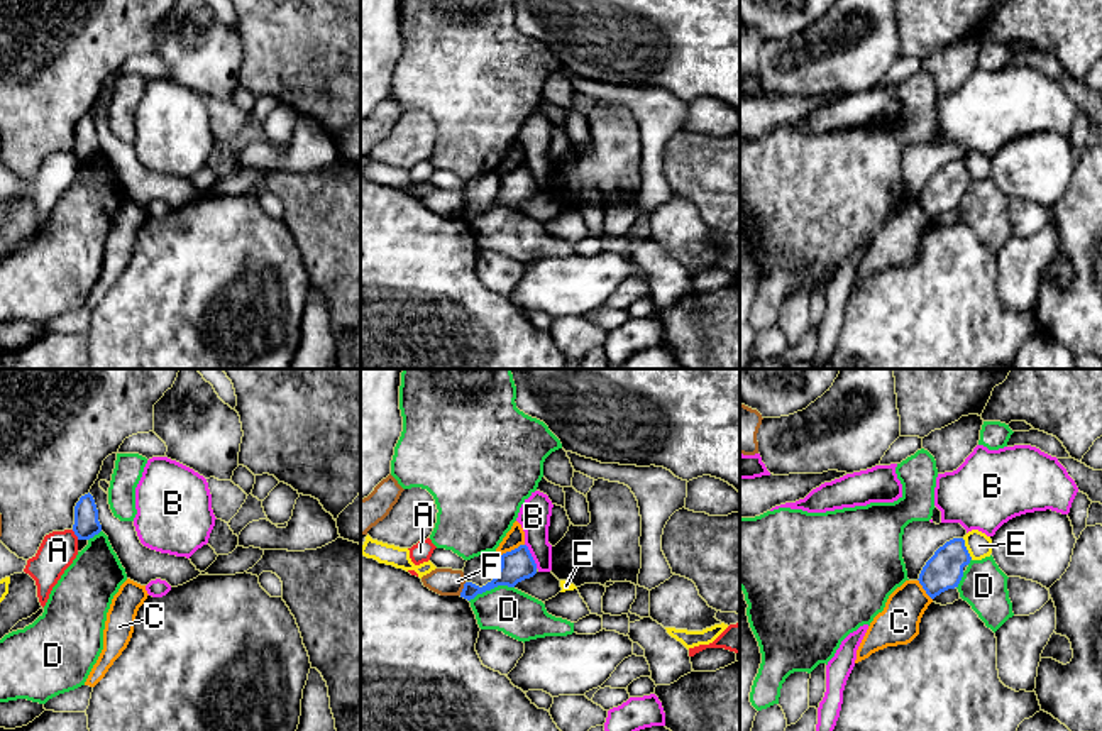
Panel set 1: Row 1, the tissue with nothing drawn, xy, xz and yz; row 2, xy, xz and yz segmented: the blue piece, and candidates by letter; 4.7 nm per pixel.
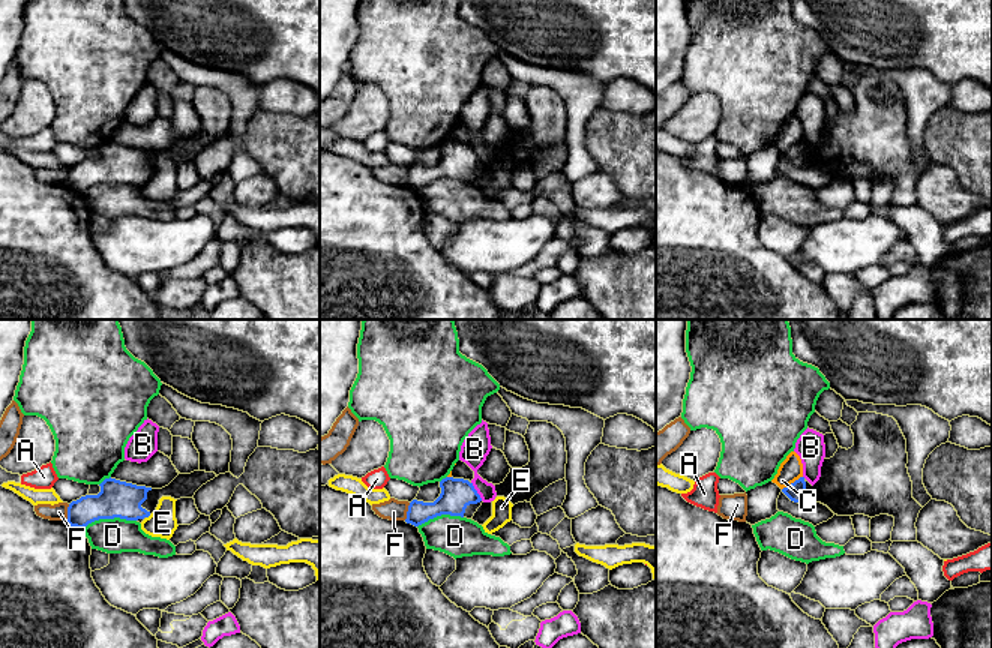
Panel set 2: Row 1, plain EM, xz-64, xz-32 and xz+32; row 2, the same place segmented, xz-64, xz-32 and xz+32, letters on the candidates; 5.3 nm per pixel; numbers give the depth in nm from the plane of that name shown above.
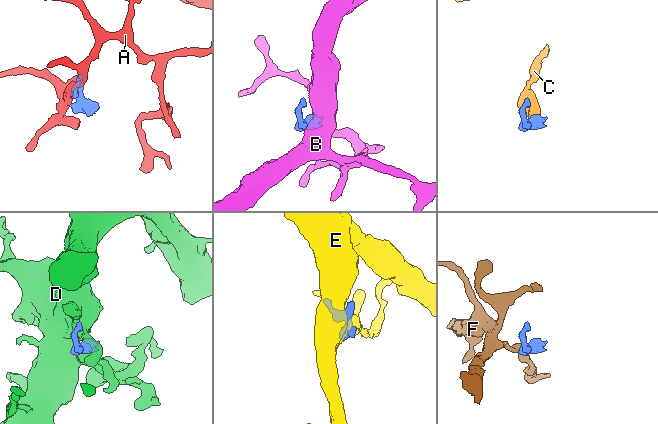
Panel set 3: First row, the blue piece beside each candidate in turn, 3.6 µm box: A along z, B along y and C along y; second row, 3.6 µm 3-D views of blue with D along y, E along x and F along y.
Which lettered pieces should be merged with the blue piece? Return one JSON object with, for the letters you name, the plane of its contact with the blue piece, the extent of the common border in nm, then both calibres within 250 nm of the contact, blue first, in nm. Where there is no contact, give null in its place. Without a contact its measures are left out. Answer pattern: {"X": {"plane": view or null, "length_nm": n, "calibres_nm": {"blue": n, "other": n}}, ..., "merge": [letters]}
{"merge": []}

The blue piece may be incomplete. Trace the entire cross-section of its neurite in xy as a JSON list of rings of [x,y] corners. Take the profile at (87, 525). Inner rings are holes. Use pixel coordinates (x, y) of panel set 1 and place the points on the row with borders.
[[[0,369],[0,541],[19,558],[36,557],[46,535],[73,530],[78,540],[102,531],[91,486],[103,460],[125,438],[154,431],[154,404],[173,387],[179,369]]]

